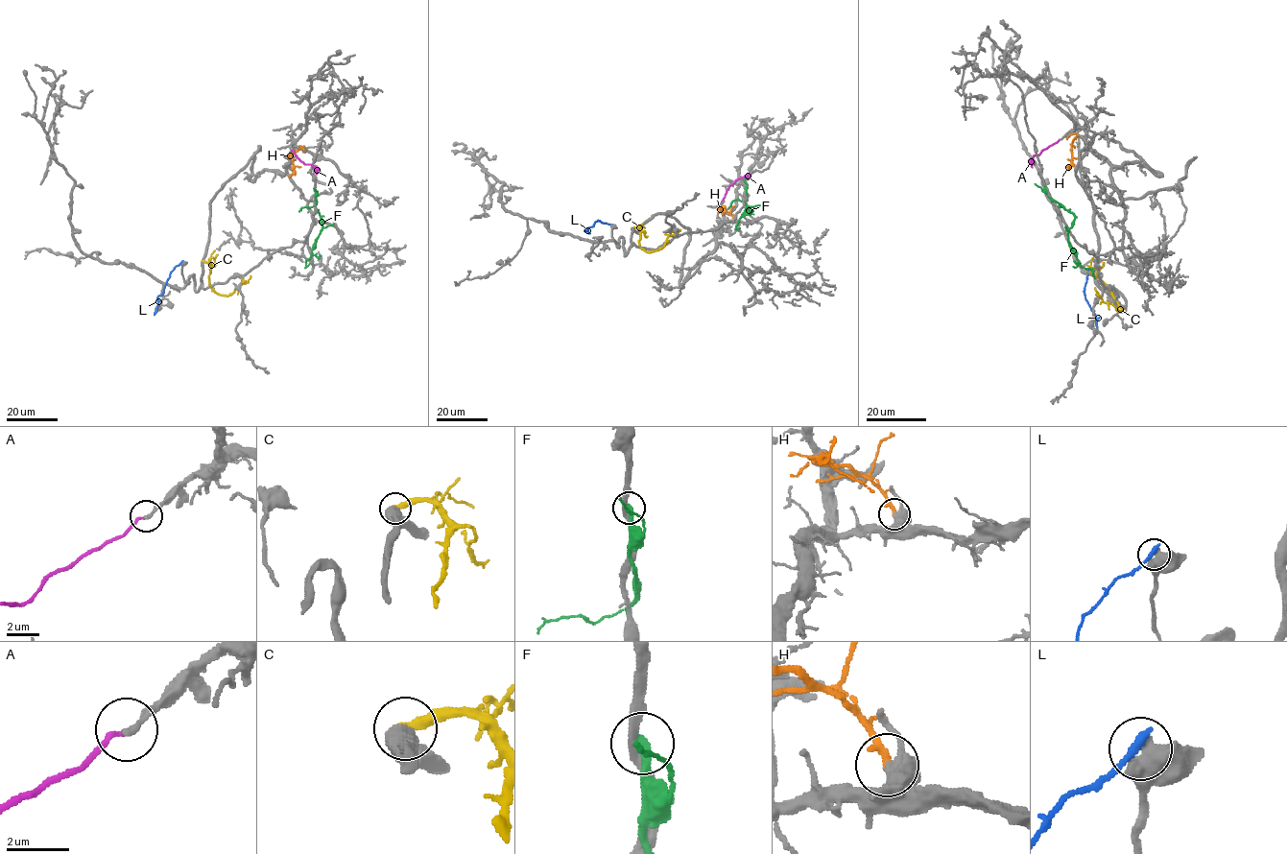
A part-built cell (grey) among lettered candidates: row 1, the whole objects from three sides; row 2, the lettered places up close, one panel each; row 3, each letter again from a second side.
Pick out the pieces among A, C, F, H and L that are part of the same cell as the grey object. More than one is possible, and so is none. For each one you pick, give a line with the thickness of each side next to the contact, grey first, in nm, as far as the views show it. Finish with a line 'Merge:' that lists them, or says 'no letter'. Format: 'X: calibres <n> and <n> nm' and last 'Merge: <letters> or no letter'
Merge: no letter

